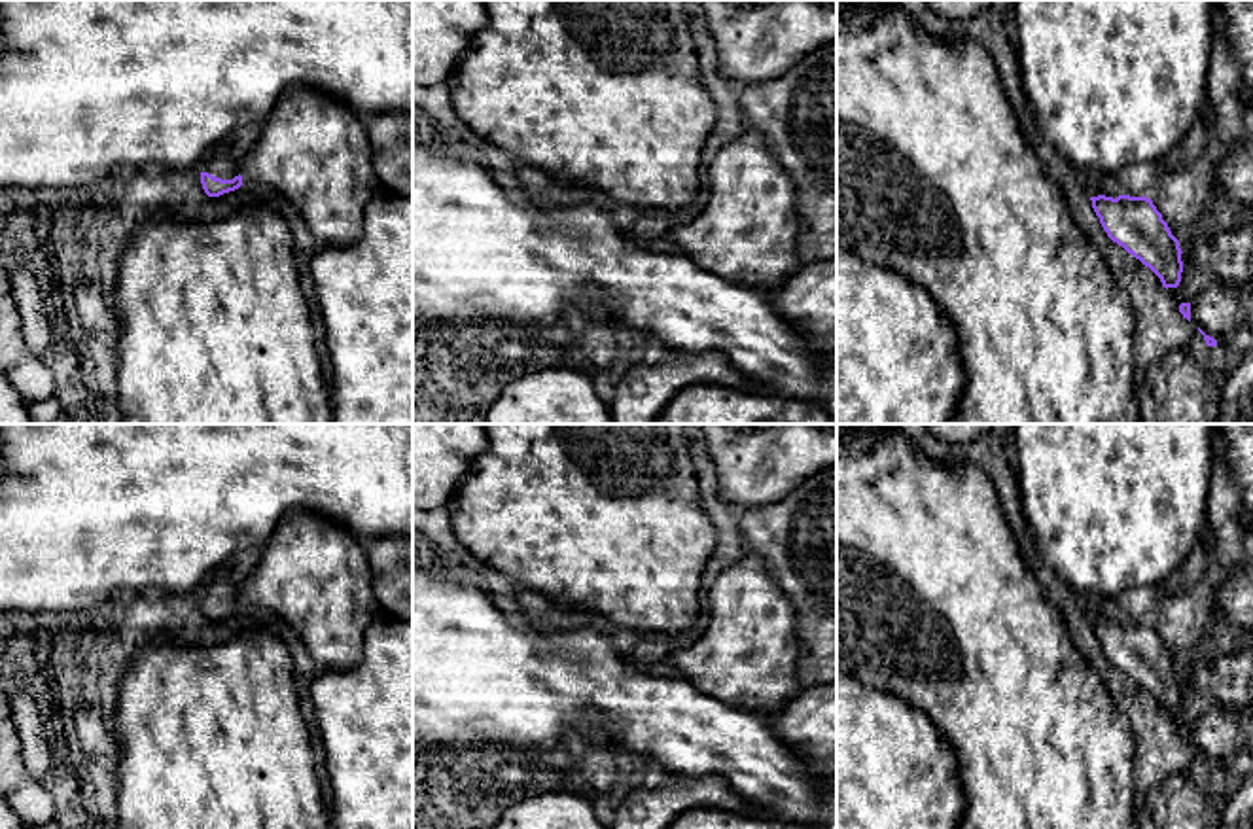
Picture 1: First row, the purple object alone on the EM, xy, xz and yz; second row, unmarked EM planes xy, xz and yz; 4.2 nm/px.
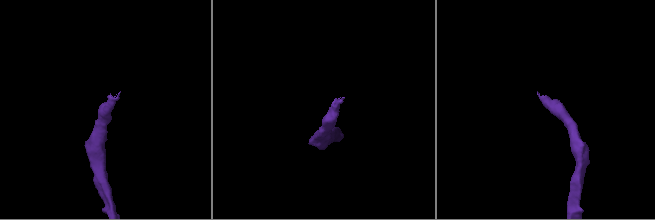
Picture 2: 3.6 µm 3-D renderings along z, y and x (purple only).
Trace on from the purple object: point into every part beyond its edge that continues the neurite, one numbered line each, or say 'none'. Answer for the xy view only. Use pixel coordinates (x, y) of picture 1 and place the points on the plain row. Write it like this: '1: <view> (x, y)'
1: xy (226, 585)

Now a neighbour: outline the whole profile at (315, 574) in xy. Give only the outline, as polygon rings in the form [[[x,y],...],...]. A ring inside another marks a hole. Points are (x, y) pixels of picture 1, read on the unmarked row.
[[[295,511],[280,520],[261,549],[240,600],[250,609],[263,608],[284,619],[318,670],[356,668],[363,659],[365,630],[382,615],[363,539],[310,511]]]

